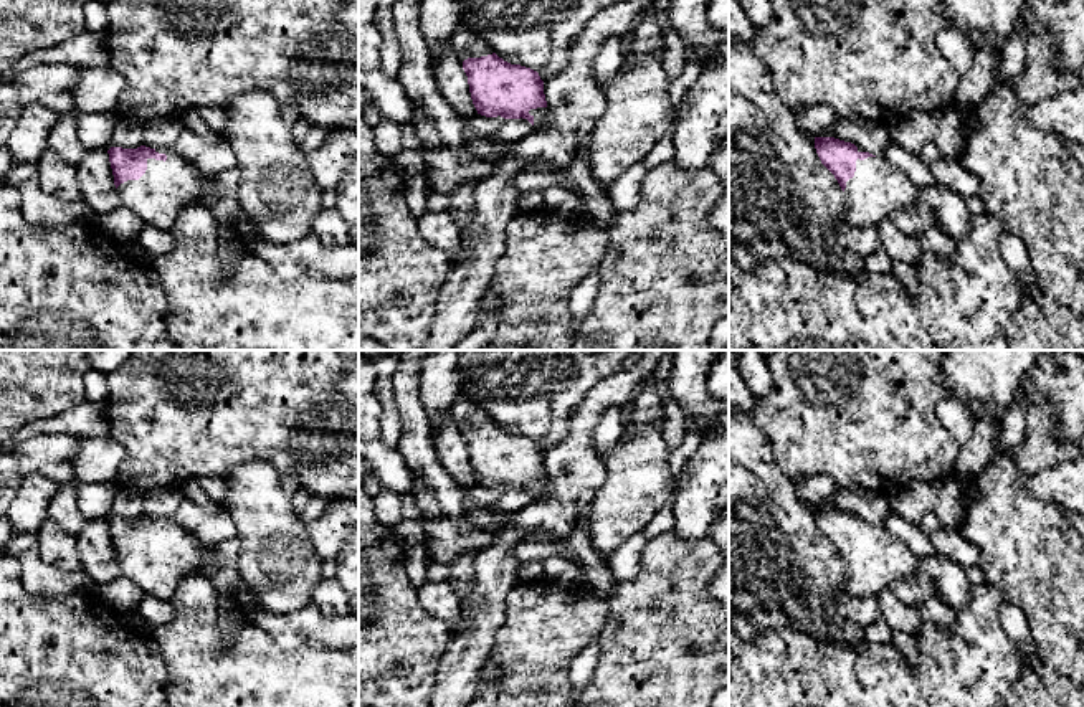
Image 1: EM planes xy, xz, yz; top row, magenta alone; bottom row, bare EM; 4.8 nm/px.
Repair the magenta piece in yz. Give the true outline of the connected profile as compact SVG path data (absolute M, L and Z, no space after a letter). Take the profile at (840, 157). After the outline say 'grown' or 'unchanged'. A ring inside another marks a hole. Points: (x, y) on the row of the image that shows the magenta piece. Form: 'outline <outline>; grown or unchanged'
outline M815 137L815 149L846 195L844 223L876 228L897 210L920 203L919 187L886 157L834 137Z; grown

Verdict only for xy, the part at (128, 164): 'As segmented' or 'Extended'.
Extended

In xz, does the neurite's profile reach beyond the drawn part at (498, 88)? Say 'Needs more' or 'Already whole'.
Needs more

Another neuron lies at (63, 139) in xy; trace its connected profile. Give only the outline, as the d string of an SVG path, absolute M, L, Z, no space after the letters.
M78 111L59 116L58 122L48 134L48 149L58 154L64 162L78 165L86 154L78 137Z

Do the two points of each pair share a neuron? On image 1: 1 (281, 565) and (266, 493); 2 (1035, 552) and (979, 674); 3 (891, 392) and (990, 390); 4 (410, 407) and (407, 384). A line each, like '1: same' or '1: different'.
1: same
2: different
3: different
4: same

